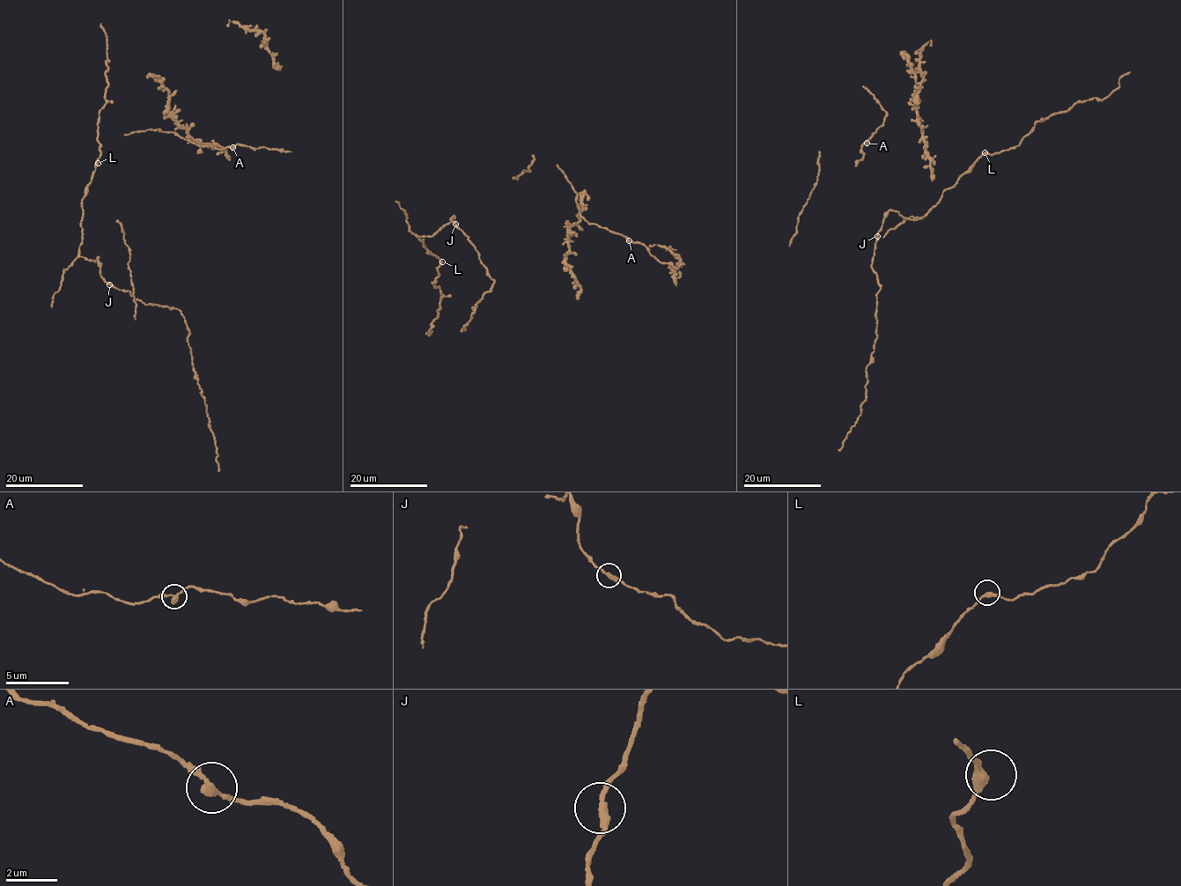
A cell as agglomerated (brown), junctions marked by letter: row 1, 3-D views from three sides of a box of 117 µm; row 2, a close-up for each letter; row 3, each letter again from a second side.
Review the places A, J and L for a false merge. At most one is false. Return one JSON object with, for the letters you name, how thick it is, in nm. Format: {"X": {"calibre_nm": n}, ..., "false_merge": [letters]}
{"false_merge": []}

